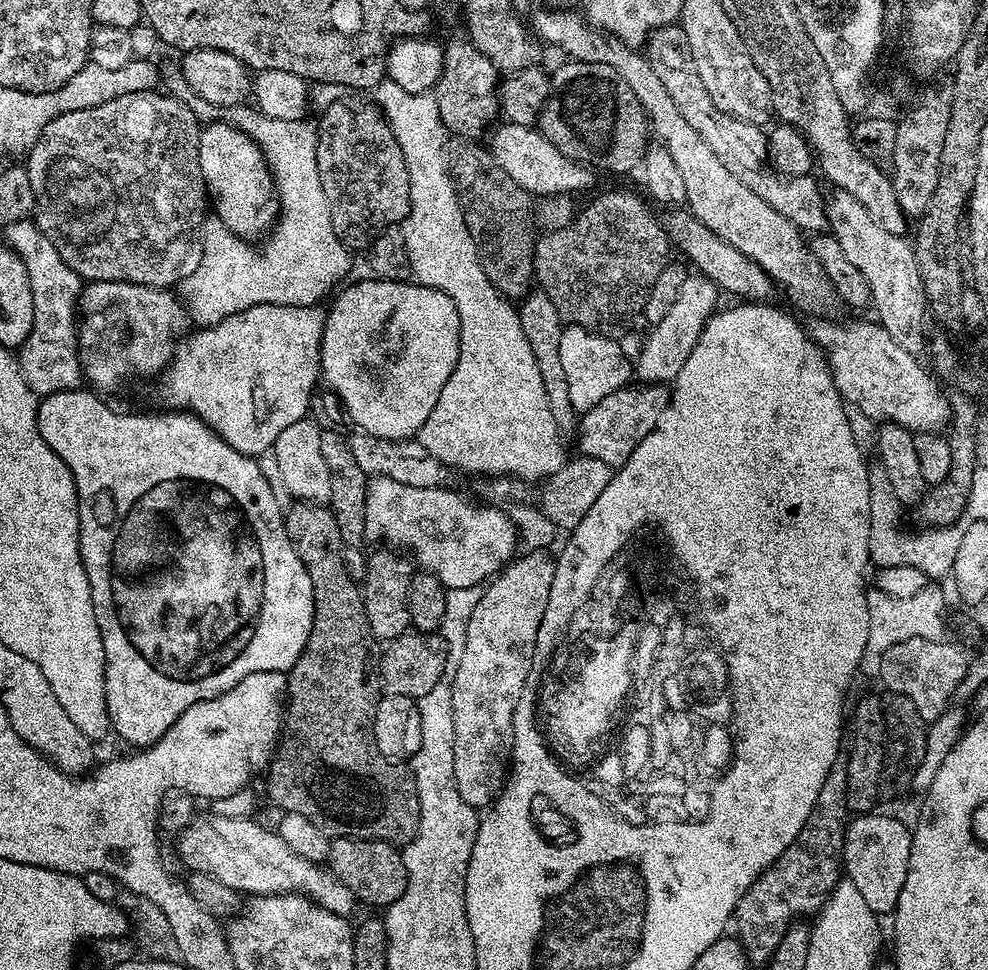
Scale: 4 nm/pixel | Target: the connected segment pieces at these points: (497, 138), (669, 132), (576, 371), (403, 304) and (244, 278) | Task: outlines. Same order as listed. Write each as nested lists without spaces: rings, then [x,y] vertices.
[[[500,122],[491,132],[486,147],[492,153],[494,162],[498,162],[498,166],[502,166],[502,170],[506,170],[506,174],[510,174],[510,178],[531,192],[533,197],[568,196],[572,192],[584,192],[596,180],[597,173],[589,165],[566,158],[566,154],[562,154],[562,150],[558,150],[558,146],[554,146],[554,142],[546,139],[535,127]]]
[[[541,8],[541,12],[536,10],[531,13],[530,24],[535,35],[545,45],[548,43],[561,48],[568,55],[565,57],[572,60],[610,66],[618,70],[622,78],[626,78],[630,90],[634,90],[638,102],[644,108],[651,135],[670,154],[670,158],[674,158],[674,166],[678,166],[678,174],[682,174],[682,186],[686,186],[688,199],[687,211],[692,212],[694,218],[706,226],[706,230],[718,234],[718,238],[734,246],[734,250],[746,254],[746,258],[762,266],[764,273],[779,287],[781,284],[798,307],[809,308],[812,312],[824,312],[820,314],[835,313],[832,311],[842,304],[840,295],[822,270],[822,264],[812,252],[805,233],[794,222],[790,222],[790,218],[778,214],[770,202],[762,202],[762,198],[758,198],[750,186],[742,186],[742,182],[738,182],[738,178],[734,178],[734,174],[722,166],[714,150],[710,150],[710,146],[706,146],[701,136],[690,127],[690,122],[682,118],[682,110],[678,110],[676,100],[670,98],[666,86],[662,86],[658,74],[654,74],[647,55],[626,46],[617,36],[600,31],[581,13],[580,17],[579,11],[559,12],[556,8]]]
[[[577,324],[565,327],[562,334],[562,346],[558,354],[562,358],[562,367],[566,369],[566,386],[570,390],[570,406],[578,414],[583,414],[598,406],[602,398],[614,394],[614,390],[625,387],[633,375],[634,368],[630,356],[624,353],[619,339],[603,336],[600,332],[591,332]]]
[[[360,280],[335,293],[332,309],[324,317],[324,333],[320,343],[322,380],[340,395],[344,408],[359,431],[387,440],[411,440],[430,418],[430,410],[442,394],[442,386],[458,366],[460,323],[458,306],[442,290],[408,280]]]
[[[241,106],[231,109],[231,123],[248,135],[262,150],[272,172],[272,181],[276,183],[276,198],[280,202],[280,215],[270,235],[263,241],[264,249],[259,252],[249,241],[241,240],[222,223],[215,214],[209,215],[204,222],[204,245],[202,262],[190,278],[178,285],[178,295],[188,309],[191,319],[197,325],[217,324],[230,314],[250,310],[250,306],[259,304],[281,304],[282,306],[319,305],[320,299],[331,293],[341,283],[340,279],[352,268],[353,253],[334,234],[334,222],[330,222],[330,206],[326,202],[326,193],[322,191],[322,178],[318,178],[318,134],[319,127],[311,124],[311,119],[289,122],[279,118],[266,118],[255,106]]]

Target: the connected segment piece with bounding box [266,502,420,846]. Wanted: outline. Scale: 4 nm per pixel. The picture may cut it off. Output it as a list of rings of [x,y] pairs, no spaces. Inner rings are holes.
[[[296,502],[291,506],[293,507],[292,509],[287,509],[284,512],[284,529],[298,554],[298,558],[302,558],[302,566],[306,566],[306,574],[310,574],[310,582],[314,590],[314,618],[310,626],[310,638],[306,642],[302,654],[287,673],[288,690],[286,693],[284,723],[280,730],[280,739],[276,742],[276,751],[272,753],[272,762],[266,769],[268,796],[280,807],[279,811],[281,813],[293,812],[294,814],[302,814],[302,818],[310,818],[310,822],[314,822],[314,826],[322,828],[325,836],[329,838],[349,836],[359,840],[381,840],[387,844],[397,846],[409,844],[416,836],[416,831],[420,825],[420,803],[418,802],[416,779],[412,777],[412,773],[407,767],[387,760],[382,754],[382,750],[378,750],[378,742],[374,738],[374,714],[378,710],[378,702],[382,695],[380,656],[378,655],[378,641],[372,635],[370,622],[366,622],[366,606],[364,605],[364,594],[361,585],[353,580],[351,574],[346,570],[344,543],[340,541],[338,522],[332,517],[331,507],[323,504],[306,504],[303,502]]]

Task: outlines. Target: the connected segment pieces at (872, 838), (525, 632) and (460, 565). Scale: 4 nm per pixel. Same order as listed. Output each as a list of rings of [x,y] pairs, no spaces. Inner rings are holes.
[[[856,814],[844,829],[843,875],[858,886],[863,900],[877,914],[895,913],[898,894],[902,894],[906,886],[906,866],[910,866],[911,845],[911,831],[900,821],[882,821],[877,817],[869,819],[864,814]]]
[[[528,550],[517,555],[484,588],[474,614],[470,614],[470,626],[466,626],[466,650],[462,650],[462,662],[452,683],[454,698],[454,778],[462,802],[471,808],[484,810],[500,795],[504,781],[510,772],[512,759],[512,735],[514,734],[514,710],[518,698],[528,681],[532,659],[538,642],[538,626],[542,626],[542,614],[546,614],[546,602],[550,602],[550,585],[554,582],[556,556],[548,550]]]
[[[371,477],[366,490],[366,530],[369,541],[385,540],[385,545],[396,550],[407,550],[415,559],[420,559],[419,567],[425,572],[433,572],[444,587],[469,588],[481,586],[491,581],[517,555],[518,528],[504,512],[496,508],[479,508],[464,496],[451,492],[448,486],[406,486],[394,482],[394,478]]]

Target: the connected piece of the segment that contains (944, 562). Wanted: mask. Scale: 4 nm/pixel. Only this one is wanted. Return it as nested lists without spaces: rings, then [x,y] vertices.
[[[876,462],[868,469],[868,481],[870,482],[870,546],[868,558],[873,565],[880,568],[913,568],[916,572],[925,572],[932,580],[940,580],[951,577],[954,566],[954,554],[958,554],[958,542],[961,529],[956,526],[924,526],[921,532],[907,532],[900,528],[900,511],[902,505],[898,498],[894,498],[894,490],[890,486],[890,478],[886,478],[886,470]]]

